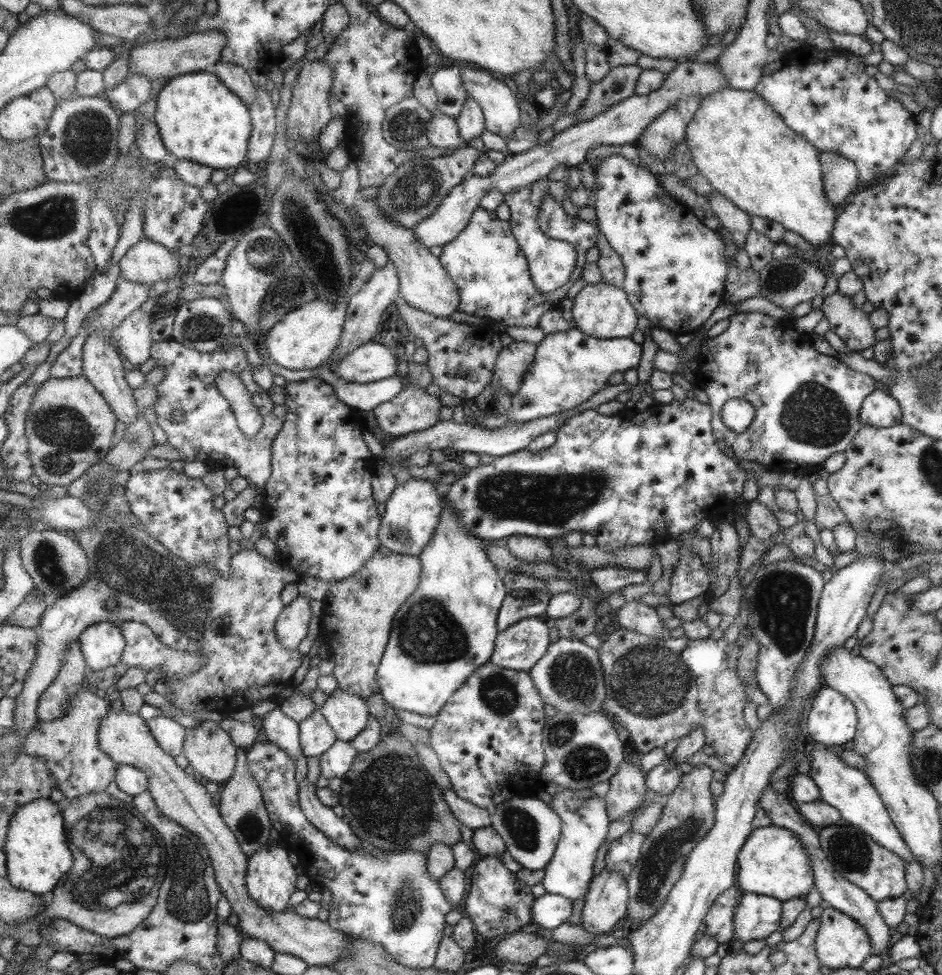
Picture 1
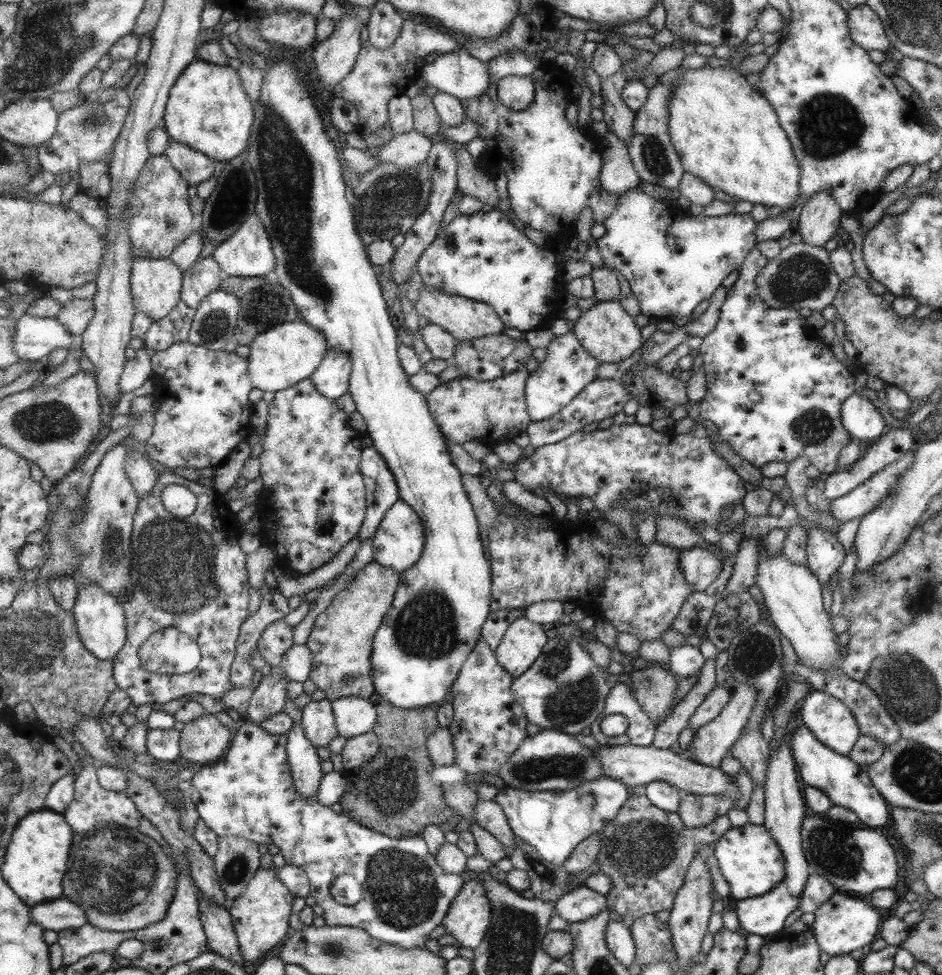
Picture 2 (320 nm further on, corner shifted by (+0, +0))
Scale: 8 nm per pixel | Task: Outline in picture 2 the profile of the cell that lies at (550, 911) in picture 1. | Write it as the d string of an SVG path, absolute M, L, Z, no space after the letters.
M586 885L577 887L555 904L556 914L572 924L595 918L607 908L608 899Z

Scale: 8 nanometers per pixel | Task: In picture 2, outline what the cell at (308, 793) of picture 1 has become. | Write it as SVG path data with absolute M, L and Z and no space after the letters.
M302 721L296 722L288 732L288 759L299 792L310 799L317 799L322 782L321 758L317 756L317 747L307 738Z

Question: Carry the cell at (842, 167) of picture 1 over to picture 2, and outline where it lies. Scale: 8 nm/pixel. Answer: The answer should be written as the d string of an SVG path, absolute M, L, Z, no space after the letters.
M824 191L815 193L802 206L797 218L797 232L803 243L823 247L839 228L839 218L841 209L835 204L831 194Z

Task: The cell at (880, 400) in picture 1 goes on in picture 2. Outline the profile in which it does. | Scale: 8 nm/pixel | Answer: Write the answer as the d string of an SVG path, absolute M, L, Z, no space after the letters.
M857 394L842 404L841 416L843 429L850 434L851 440L858 442L873 442L873 438L877 438L885 428L885 422L875 406Z

